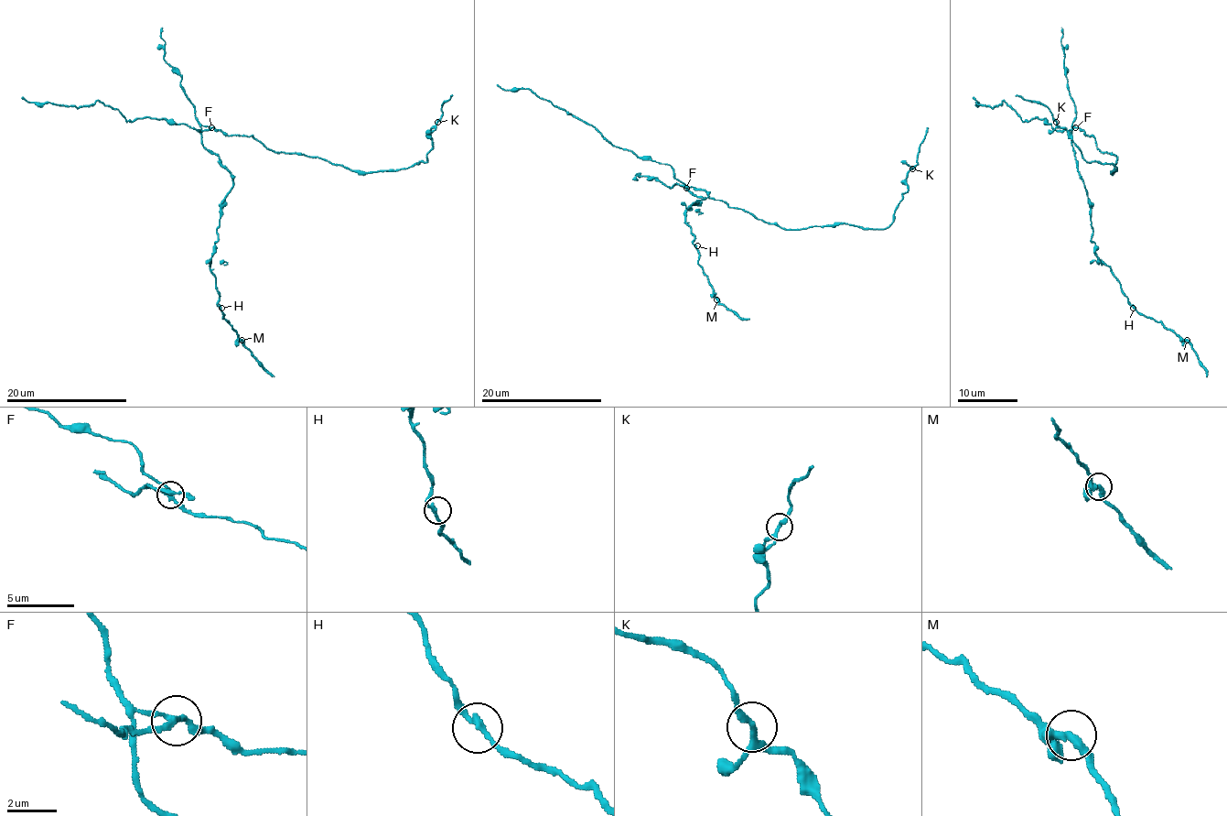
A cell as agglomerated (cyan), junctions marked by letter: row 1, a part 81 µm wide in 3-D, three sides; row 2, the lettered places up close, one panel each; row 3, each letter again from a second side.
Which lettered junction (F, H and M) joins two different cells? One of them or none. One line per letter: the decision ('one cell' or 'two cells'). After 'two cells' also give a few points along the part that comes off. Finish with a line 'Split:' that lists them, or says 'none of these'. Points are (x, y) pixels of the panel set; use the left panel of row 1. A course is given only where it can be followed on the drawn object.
F: two cells; foreign part runs (211, 128), (250, 136), (275, 152), (300, 152), (363, 172), (407, 168), (426, 161), (431, 128), (452, 94)
H: one cell
M: one cell
Split: F

